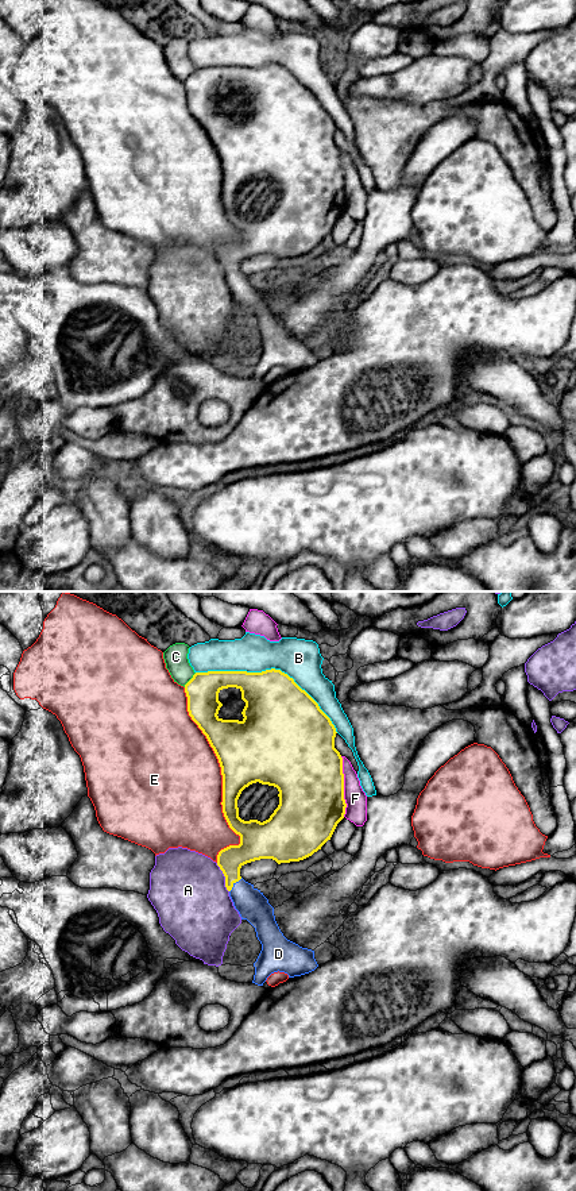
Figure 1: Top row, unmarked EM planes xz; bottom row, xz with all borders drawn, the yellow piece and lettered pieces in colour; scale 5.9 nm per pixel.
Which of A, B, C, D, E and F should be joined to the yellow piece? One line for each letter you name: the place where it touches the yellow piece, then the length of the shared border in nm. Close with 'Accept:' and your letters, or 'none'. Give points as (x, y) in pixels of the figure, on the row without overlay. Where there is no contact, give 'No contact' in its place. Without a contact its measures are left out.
D: Touches yellow at xz (232, 280). Shared border 120 nm
Accept: D

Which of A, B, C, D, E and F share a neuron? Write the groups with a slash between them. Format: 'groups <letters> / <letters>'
groups A / B / C / D / E / F

